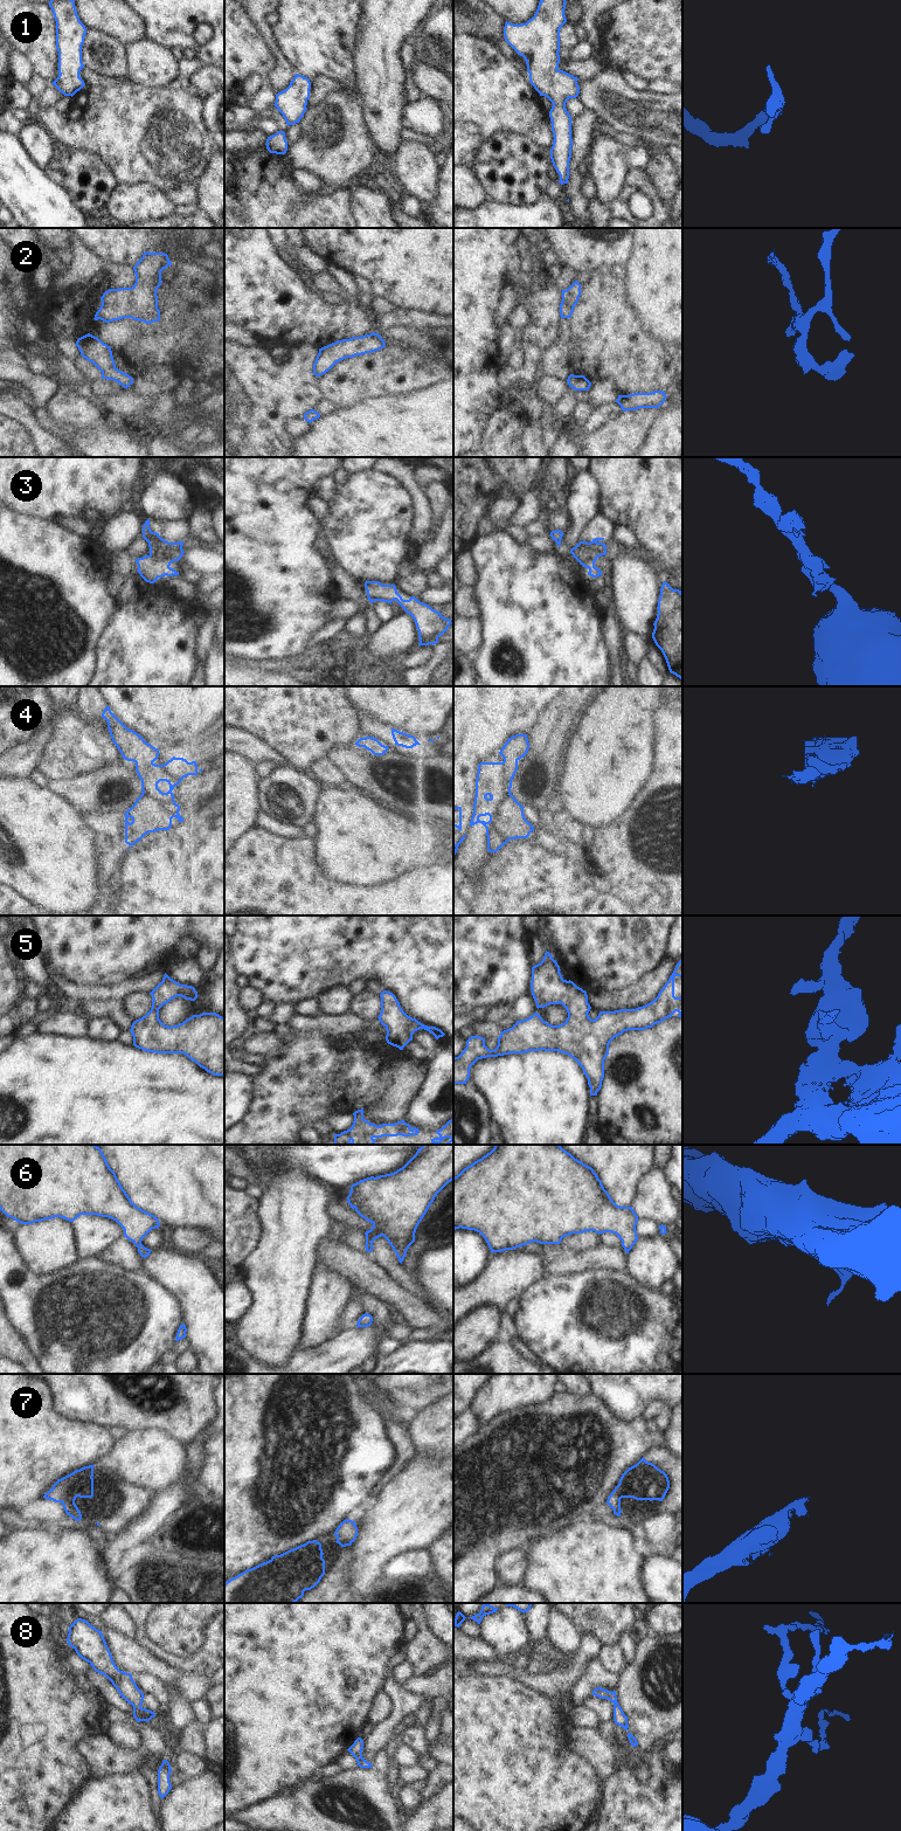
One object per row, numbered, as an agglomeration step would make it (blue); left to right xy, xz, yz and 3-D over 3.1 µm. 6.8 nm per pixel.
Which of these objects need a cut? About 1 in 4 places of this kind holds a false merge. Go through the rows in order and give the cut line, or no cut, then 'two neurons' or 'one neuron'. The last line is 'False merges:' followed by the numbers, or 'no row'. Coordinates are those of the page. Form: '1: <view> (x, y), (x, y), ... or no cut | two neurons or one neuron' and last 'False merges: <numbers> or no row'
1: no cut | one neuron
2: no cut | one neuron
3: no cut | one neuron
4: no cut | one neuron
5: no cut | one neuron
6: no cut | one neuron
7: no cut | one neuron
8: no cut | one neuron
False merges: no row

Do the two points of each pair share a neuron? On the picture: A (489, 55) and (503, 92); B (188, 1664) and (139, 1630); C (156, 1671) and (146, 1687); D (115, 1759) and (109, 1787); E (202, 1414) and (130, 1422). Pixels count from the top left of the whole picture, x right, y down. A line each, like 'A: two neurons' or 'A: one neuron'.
A: one neuron
B: one neuron
C: two neurons
D: two neurons
E: one neuron

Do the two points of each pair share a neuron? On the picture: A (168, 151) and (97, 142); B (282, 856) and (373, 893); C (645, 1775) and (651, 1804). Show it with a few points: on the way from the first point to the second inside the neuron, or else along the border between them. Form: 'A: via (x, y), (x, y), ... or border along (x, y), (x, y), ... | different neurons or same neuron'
A: via (151, 142), (115, 142) | same neuron
B: via (304, 878), (320, 895), (351, 895) | same neuron
C: border along (649, 1755), (650, 1778), (642, 1783) | different neurons

